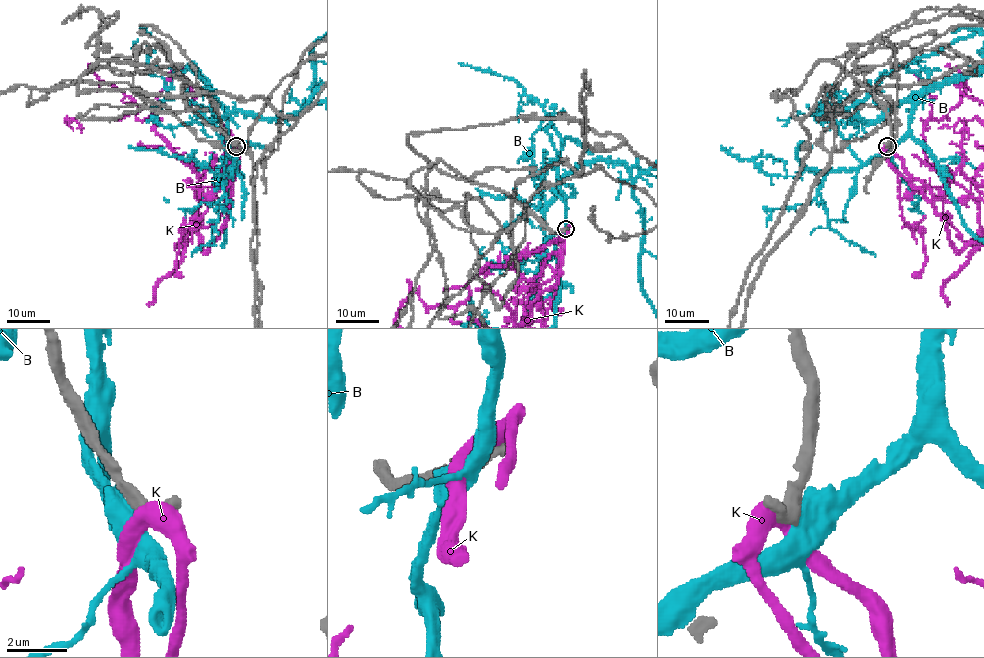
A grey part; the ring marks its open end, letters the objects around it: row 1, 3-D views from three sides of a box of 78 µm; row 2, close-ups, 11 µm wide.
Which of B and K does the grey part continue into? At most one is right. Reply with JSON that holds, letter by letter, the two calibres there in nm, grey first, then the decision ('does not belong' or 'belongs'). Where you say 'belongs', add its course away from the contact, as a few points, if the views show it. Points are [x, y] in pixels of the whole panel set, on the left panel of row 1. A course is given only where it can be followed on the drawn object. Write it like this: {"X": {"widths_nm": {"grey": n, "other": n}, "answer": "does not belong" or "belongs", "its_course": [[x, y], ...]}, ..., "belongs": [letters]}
{"B": {"widths_nm": {"grey": 440, "other": 750}, "answer": "does not belong"}, "K": {"widths_nm": {"grey": 600, "other": 500}, "answer": "does not belong"}, "belongs": []}

